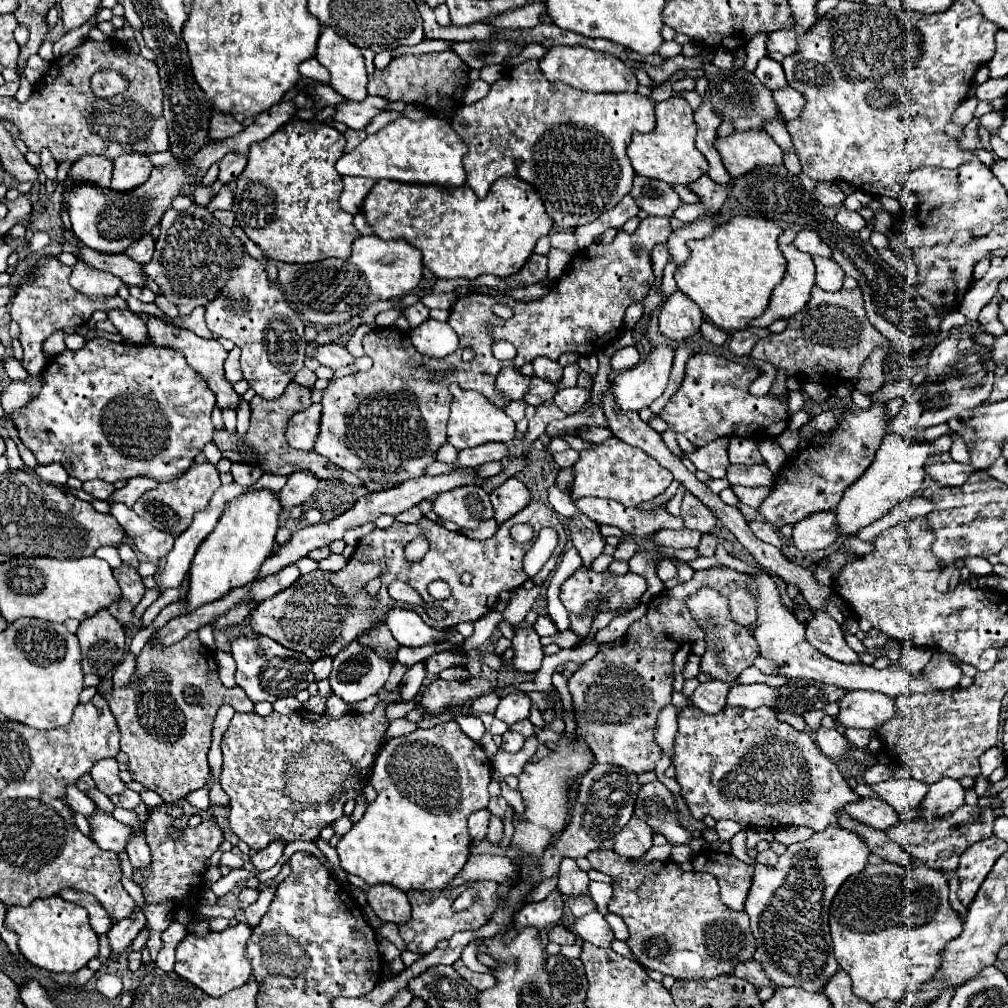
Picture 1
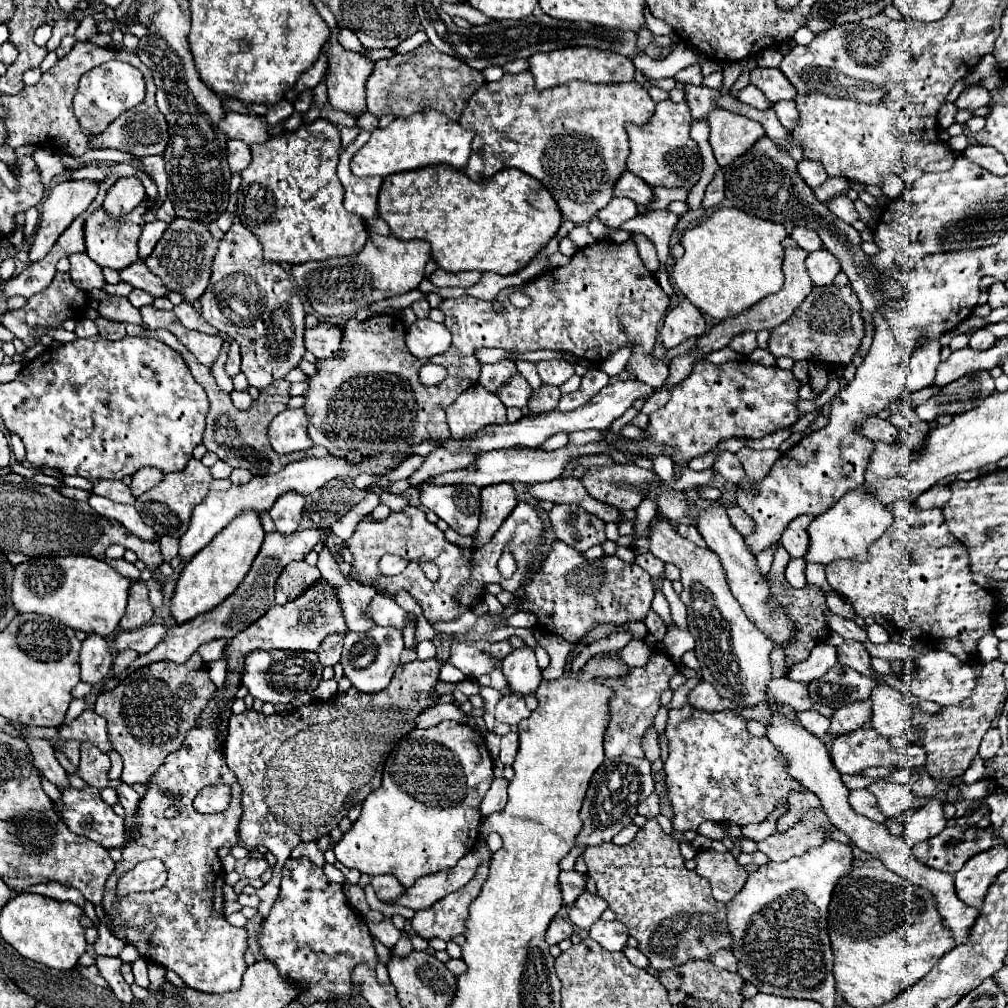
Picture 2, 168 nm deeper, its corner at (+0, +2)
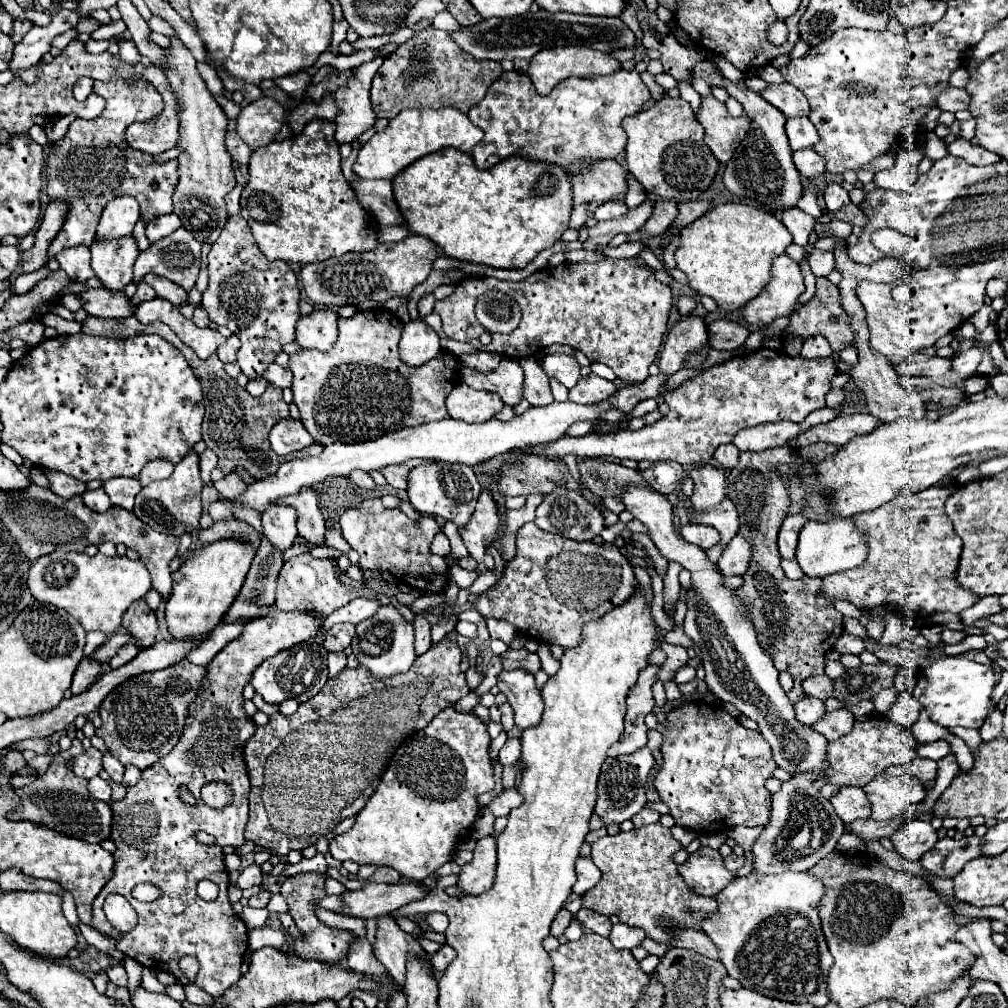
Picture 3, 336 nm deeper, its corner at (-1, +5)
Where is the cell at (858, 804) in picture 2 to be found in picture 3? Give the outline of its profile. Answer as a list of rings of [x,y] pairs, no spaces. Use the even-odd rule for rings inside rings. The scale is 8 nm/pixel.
[[[844,786],[834,798],[830,798],[836,814],[848,824],[858,818],[870,818],[872,804],[868,804],[868,796],[862,788]]]

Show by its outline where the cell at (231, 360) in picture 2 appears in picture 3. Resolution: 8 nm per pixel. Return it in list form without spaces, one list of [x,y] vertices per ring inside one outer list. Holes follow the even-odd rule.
[[[234,334],[218,348],[218,358],[228,364],[228,362],[236,362],[236,352],[240,348],[240,338],[236,338]]]

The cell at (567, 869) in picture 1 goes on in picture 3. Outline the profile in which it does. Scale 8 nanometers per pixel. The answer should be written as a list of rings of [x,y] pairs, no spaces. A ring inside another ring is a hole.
[[[580,908],[580,912],[576,914],[576,918],[578,918],[578,922],[582,926],[586,926],[588,930],[592,930],[592,932],[596,932],[600,936],[608,936],[608,932],[612,928],[612,922],[610,922],[608,916],[600,914],[596,910],[590,910],[590,908]]]

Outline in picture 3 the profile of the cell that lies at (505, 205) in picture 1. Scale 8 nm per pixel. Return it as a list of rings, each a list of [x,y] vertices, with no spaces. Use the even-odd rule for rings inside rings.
[[[460,150],[428,154],[428,158],[422,158],[416,166],[402,170],[402,174],[392,180],[392,188],[404,224],[412,234],[430,238],[450,258],[492,268],[524,268],[538,252],[560,240],[562,232],[568,228],[572,210],[572,184],[568,174],[558,166],[526,162],[524,158],[506,158],[490,170],[478,170],[472,156],[460,154]]]

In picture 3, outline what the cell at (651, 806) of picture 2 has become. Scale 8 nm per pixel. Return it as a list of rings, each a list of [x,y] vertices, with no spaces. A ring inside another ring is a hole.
[[[644,806],[644,808],[642,808],[642,810],[632,818],[632,822],[634,822],[634,826],[636,826],[636,828],[646,826],[646,824],[654,824],[656,820],[660,820],[660,814],[658,814],[656,810],[648,808],[648,806]]]

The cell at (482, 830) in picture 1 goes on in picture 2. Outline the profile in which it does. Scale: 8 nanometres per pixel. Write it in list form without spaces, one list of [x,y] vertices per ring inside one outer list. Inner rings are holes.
[[[503,777],[503,779],[495,779],[491,789],[487,791],[483,803],[481,803],[481,815],[487,817],[495,811],[501,811],[505,809],[505,803],[507,803],[507,785],[509,781]]]

